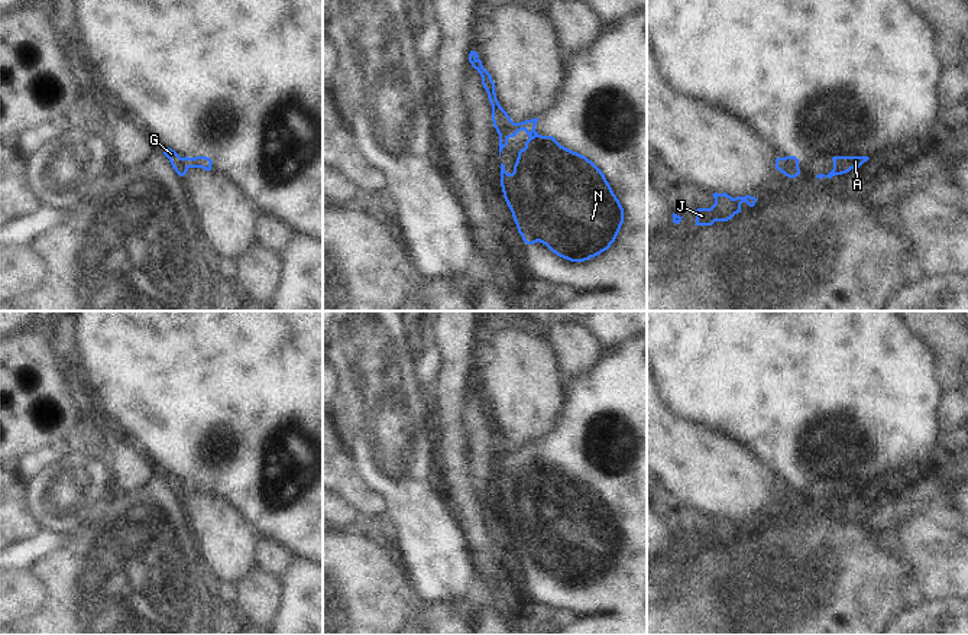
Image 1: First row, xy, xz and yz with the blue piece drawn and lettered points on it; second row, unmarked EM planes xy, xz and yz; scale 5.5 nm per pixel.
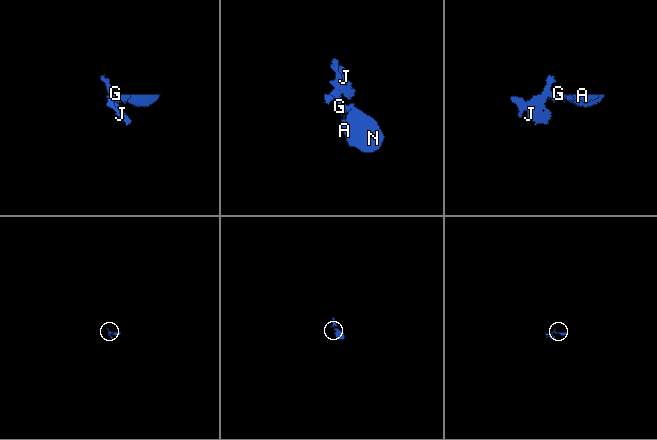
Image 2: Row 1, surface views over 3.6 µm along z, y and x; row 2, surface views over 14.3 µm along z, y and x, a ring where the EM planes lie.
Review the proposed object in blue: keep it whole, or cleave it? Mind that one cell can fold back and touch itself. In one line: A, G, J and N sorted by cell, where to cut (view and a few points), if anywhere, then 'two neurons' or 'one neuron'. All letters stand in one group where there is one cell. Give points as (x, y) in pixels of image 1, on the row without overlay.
groups A N / G J; cut xz (511, 444), (508, 452), (499, 459); two neurons

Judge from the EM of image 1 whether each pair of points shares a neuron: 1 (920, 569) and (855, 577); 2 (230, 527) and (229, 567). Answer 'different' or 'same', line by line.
1: different
2: same

